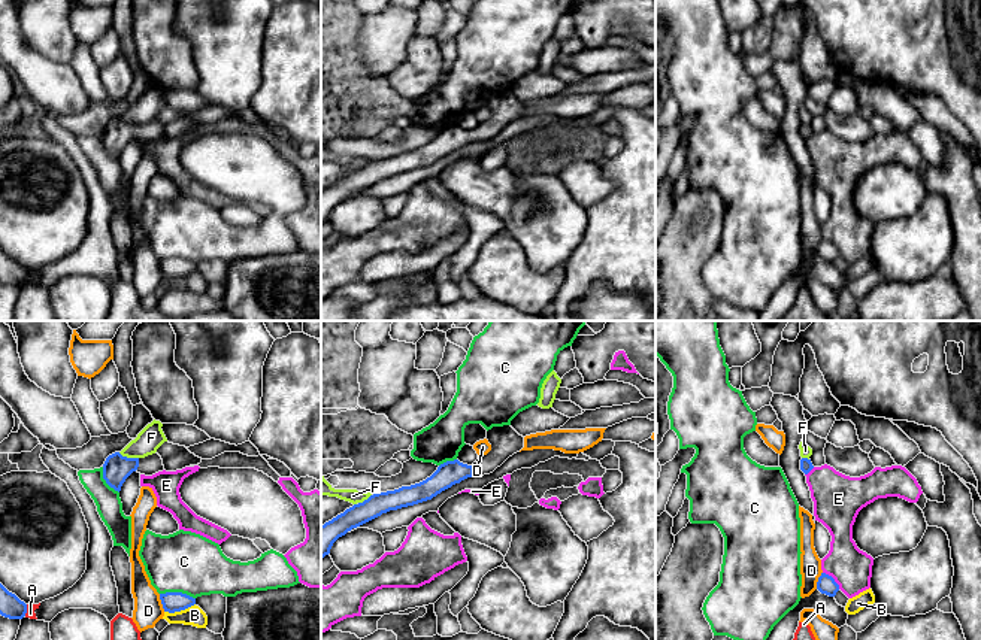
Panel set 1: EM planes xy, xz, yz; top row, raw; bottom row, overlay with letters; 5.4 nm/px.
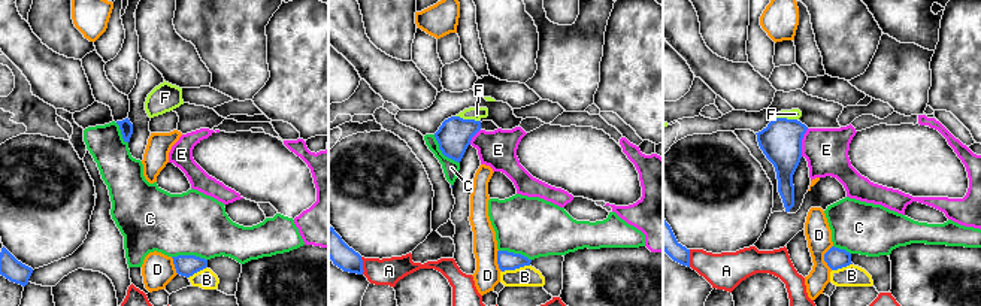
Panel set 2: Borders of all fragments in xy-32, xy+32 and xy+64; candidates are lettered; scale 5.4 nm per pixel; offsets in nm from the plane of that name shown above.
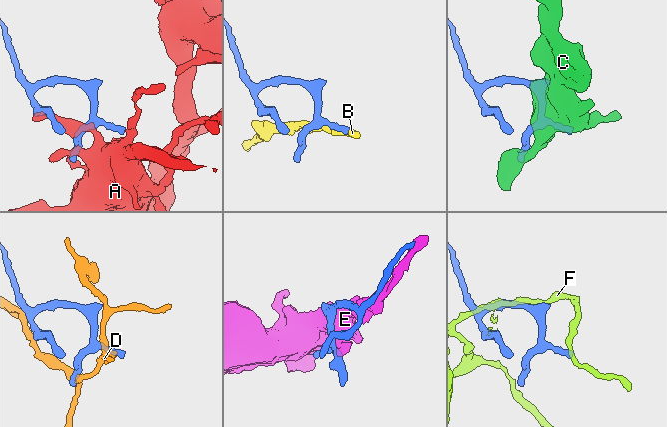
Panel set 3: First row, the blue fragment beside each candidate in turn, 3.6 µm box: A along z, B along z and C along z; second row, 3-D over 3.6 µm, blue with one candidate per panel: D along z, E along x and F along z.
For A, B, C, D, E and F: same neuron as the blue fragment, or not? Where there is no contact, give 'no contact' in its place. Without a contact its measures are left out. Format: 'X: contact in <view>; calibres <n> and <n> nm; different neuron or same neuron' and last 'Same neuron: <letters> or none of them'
A: contact in xy; calibres 120 and 50 nm; different neuron
B: contact in xy; calibres 110 and 100 nm; different neuron
C: contact in xy; calibres 110 and 320 nm; different neuron
D: contact in xy; calibres 110 and 160 nm; different neuron
E: contact in yz; calibres 100 and 220 nm; different neuron
F: contact in xy; calibres 150 and 140 nm; different neuron
Same neuron: none of them

